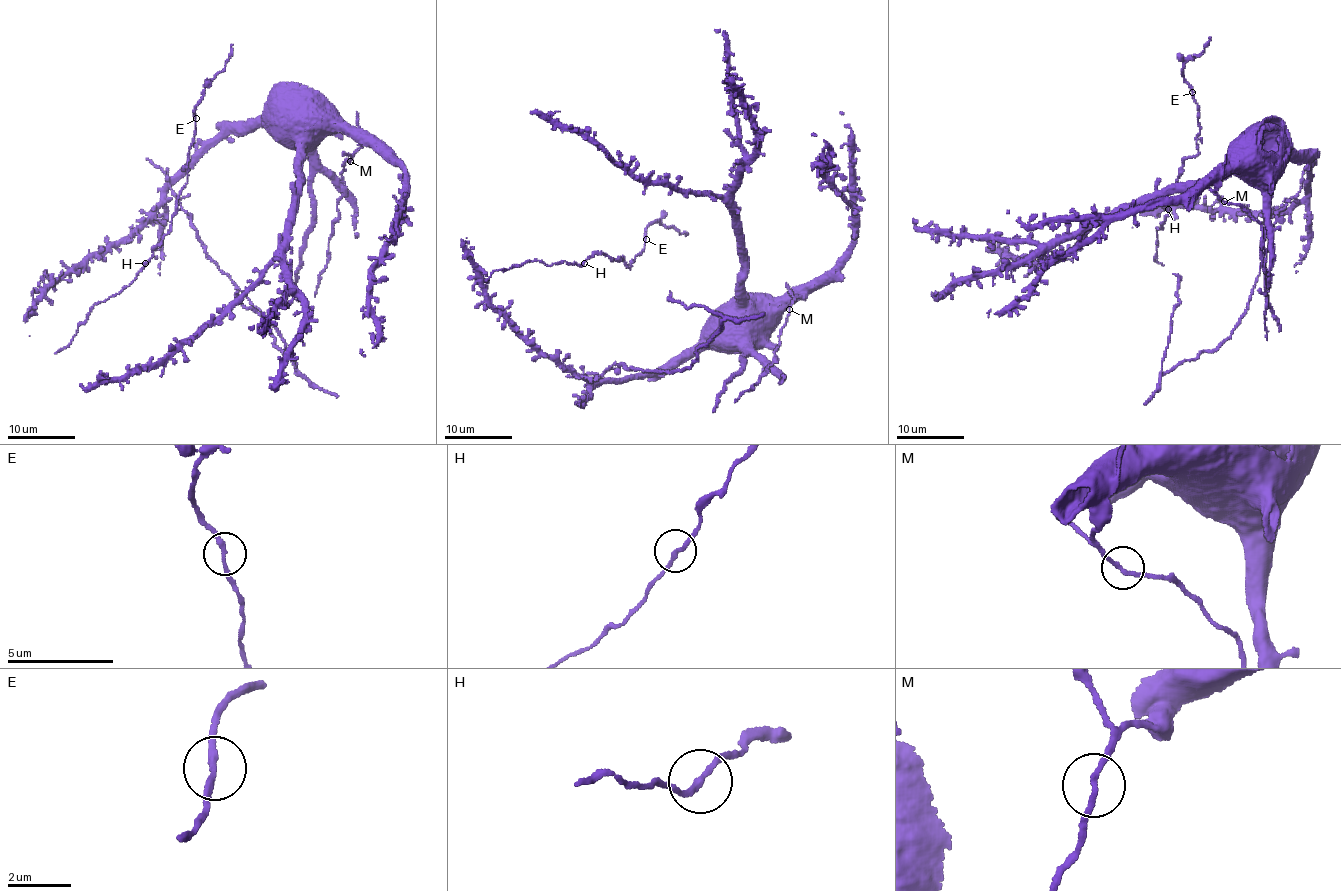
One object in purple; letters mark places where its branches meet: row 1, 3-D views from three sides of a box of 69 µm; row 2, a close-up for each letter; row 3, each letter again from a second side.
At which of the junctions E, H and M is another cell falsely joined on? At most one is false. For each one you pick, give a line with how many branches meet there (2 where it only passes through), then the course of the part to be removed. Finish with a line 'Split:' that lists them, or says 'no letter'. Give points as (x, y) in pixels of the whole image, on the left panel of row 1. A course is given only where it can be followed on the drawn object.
E: Branches: 2. Course of the part to remove: (195, 119), (203, 90), (225, 67), (233, 44)
Split: E

